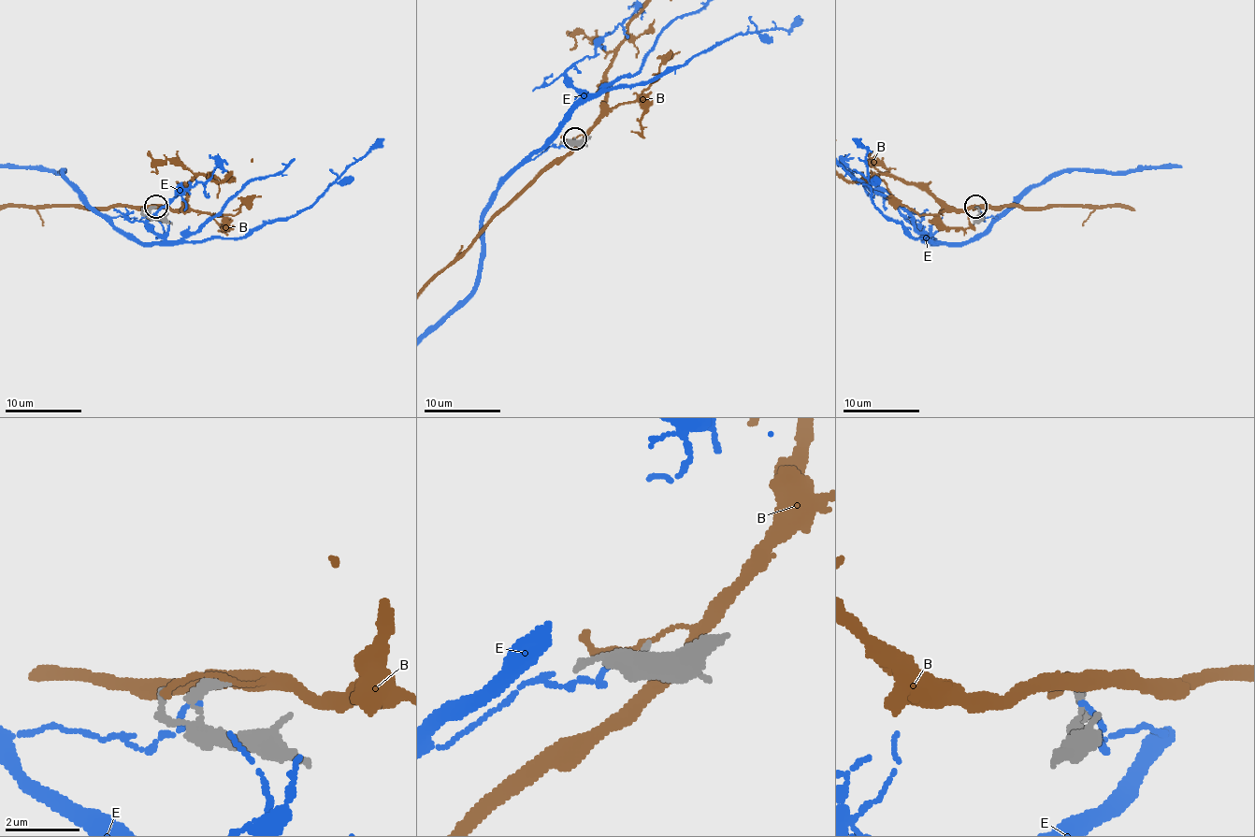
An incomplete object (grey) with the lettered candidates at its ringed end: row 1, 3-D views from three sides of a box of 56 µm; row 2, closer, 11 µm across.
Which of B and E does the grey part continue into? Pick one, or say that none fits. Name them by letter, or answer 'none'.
B

